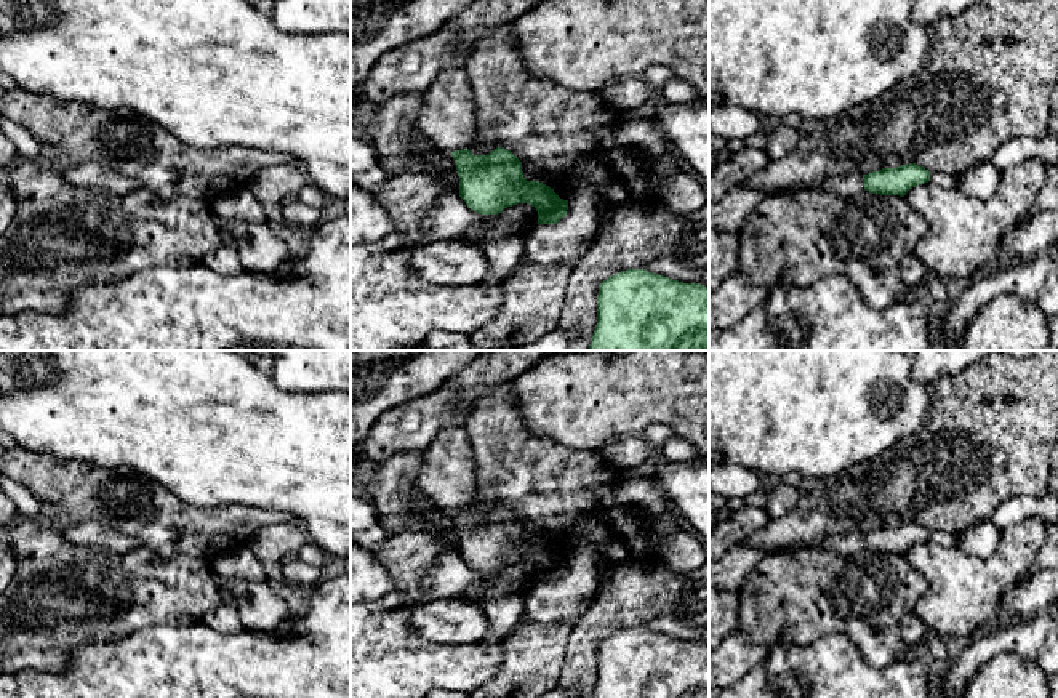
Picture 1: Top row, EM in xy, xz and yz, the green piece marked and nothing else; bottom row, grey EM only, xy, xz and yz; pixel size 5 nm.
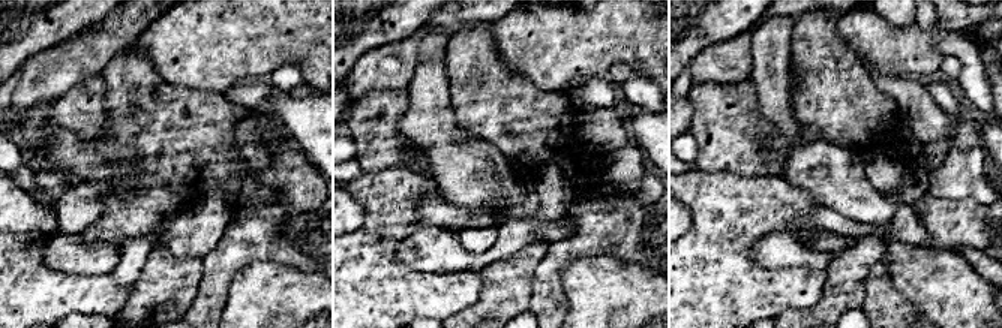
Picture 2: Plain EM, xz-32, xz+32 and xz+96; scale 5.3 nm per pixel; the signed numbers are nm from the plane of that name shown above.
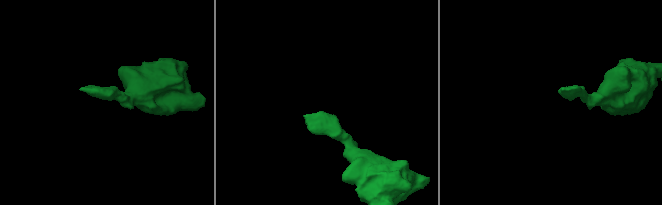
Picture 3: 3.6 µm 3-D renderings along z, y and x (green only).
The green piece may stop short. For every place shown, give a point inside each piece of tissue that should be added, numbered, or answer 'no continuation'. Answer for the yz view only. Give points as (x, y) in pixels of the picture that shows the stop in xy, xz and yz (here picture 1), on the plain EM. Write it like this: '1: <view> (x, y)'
1: yz (849, 543)

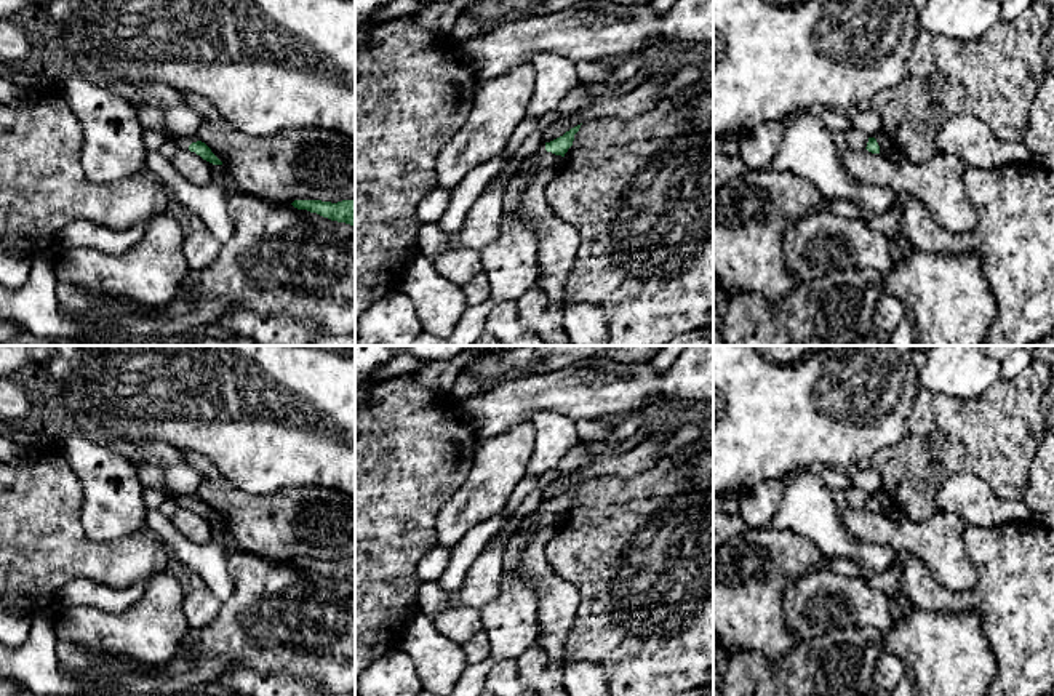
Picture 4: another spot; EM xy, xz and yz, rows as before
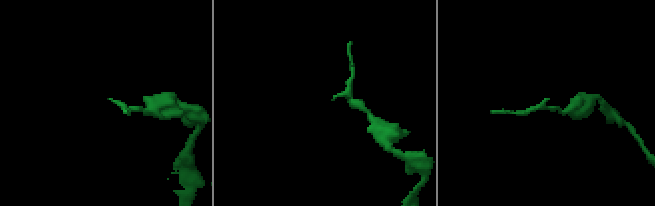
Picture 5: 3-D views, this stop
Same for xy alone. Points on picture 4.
1: xy (183, 501)

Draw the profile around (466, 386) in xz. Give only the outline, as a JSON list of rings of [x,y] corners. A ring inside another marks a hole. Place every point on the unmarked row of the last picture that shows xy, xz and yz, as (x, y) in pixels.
[[[529,371],[507,373],[504,376],[493,378],[493,379],[481,379],[470,374],[459,374],[453,384],[451,395],[454,395],[456,398],[470,398],[470,397],[483,394],[485,390],[491,389],[501,381],[517,379],[520,376],[528,376],[528,374],[533,374],[533,373]]]

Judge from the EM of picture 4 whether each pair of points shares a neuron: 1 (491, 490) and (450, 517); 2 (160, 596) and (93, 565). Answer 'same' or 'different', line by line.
1: same
2: different

